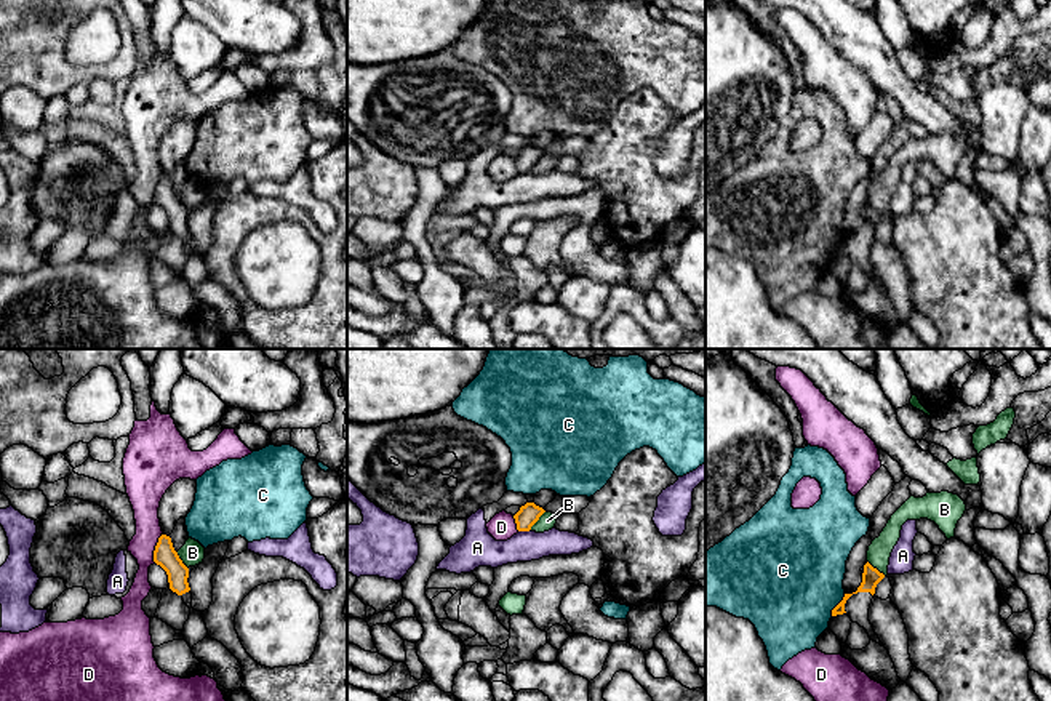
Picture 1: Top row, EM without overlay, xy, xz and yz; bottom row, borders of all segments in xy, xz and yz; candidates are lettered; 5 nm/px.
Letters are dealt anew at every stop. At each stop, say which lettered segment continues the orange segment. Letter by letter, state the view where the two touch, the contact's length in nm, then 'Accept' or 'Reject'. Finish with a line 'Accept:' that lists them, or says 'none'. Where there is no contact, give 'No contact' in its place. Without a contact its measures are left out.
A: Touches orange in xz. Shared border 60 nm. Reject
B: Touches orange in xz. Shared border 130 nm. Reject
C: Touches orange in yz. Shared border 130 nm. Reject
D: Touches orange in xy. Shared border 150 nm. Reject
Accept: none

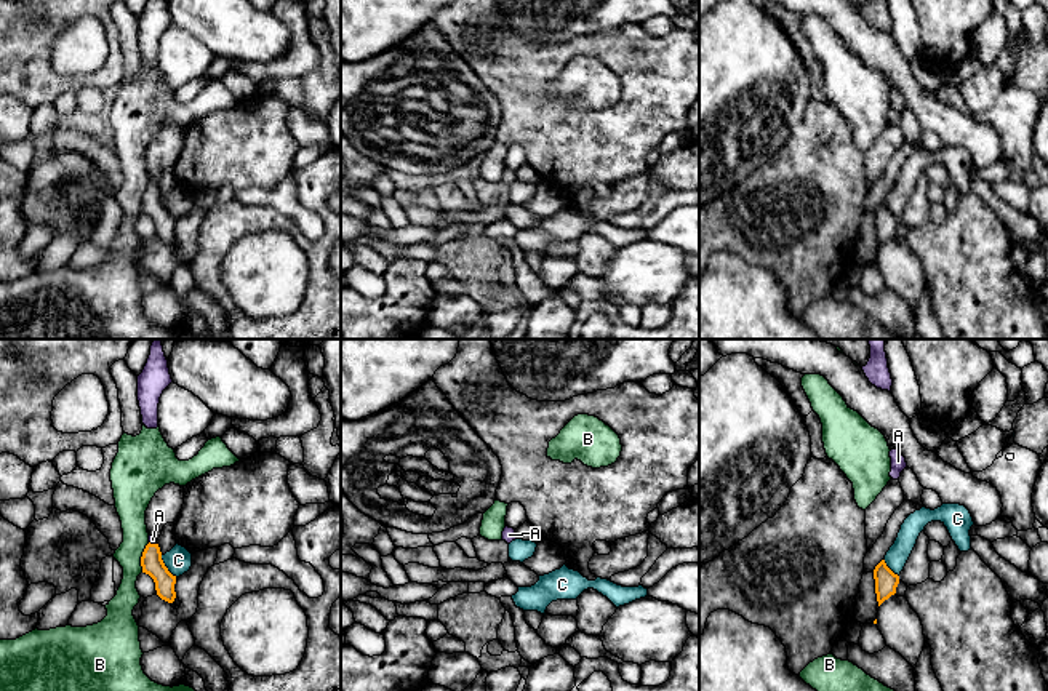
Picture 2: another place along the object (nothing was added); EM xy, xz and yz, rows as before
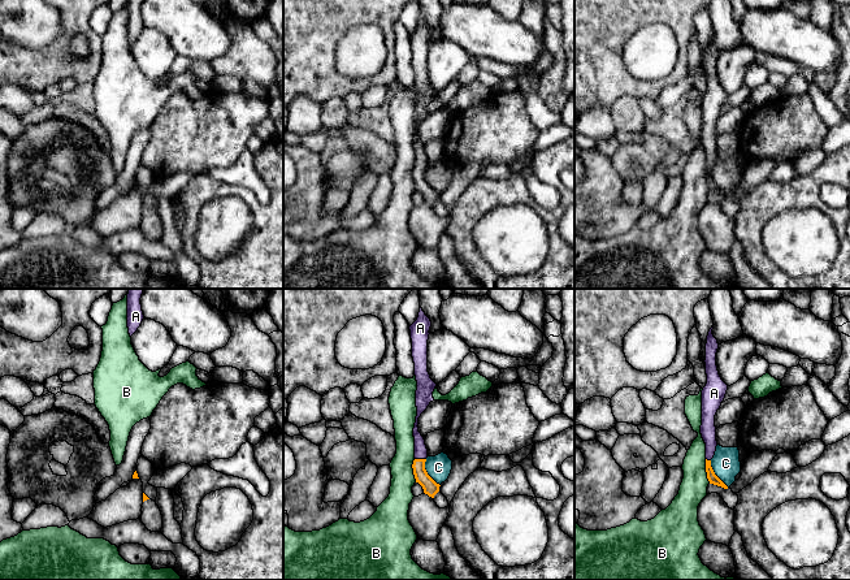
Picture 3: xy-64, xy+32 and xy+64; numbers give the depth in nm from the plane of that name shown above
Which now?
A: Touches orange in xy. Shared border 40 nm. Accept
B: Touches orange in xy. Shared border 160 nm. Reject
C: Touches orange in xy. Shared border 140 nm. Reject
Accept: A

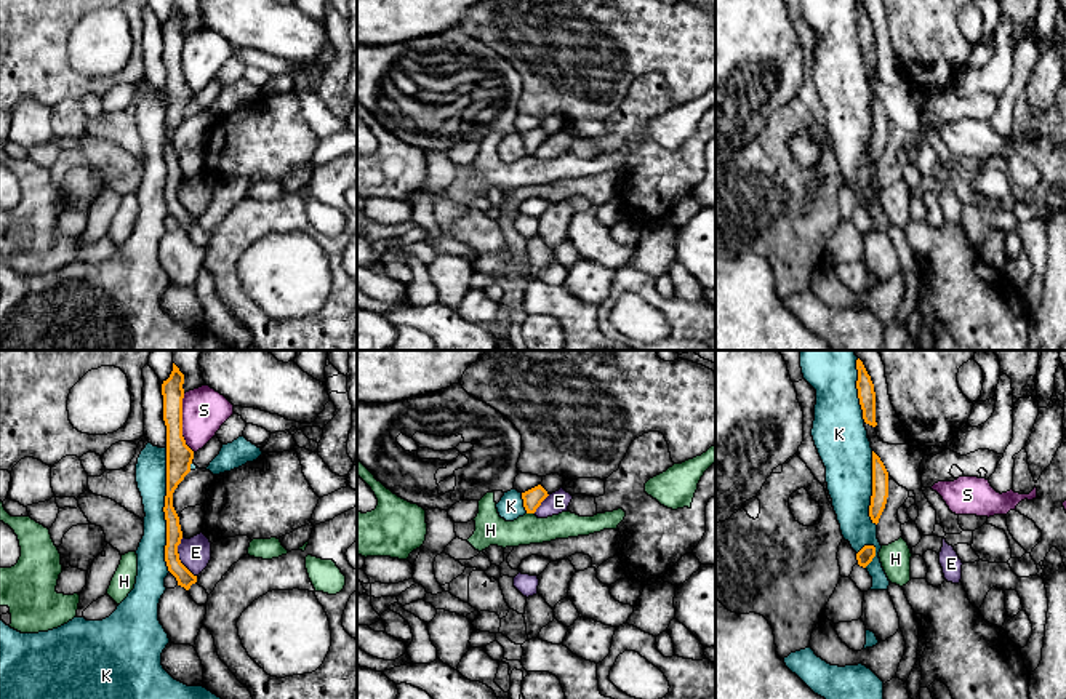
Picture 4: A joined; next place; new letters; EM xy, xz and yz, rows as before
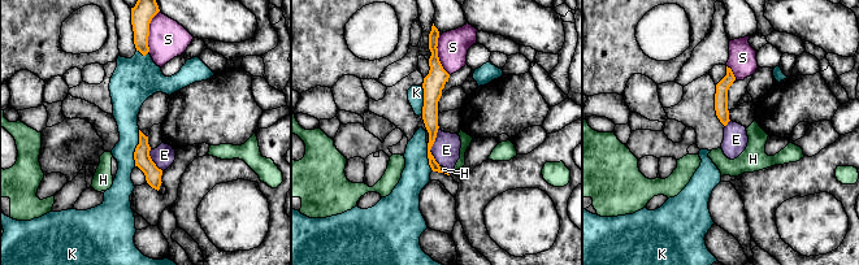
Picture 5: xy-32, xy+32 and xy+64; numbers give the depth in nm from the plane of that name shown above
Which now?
E: Touches orange in xy. Shared border 220 nm. Reject
H: Touches orange in xz. Shared border 40 nm. Reject
K: Touches orange in xy. Shared border 600 nm. Reject
S: Touches orange in xy. Shared border 300 nm. Reject
Accept: none

